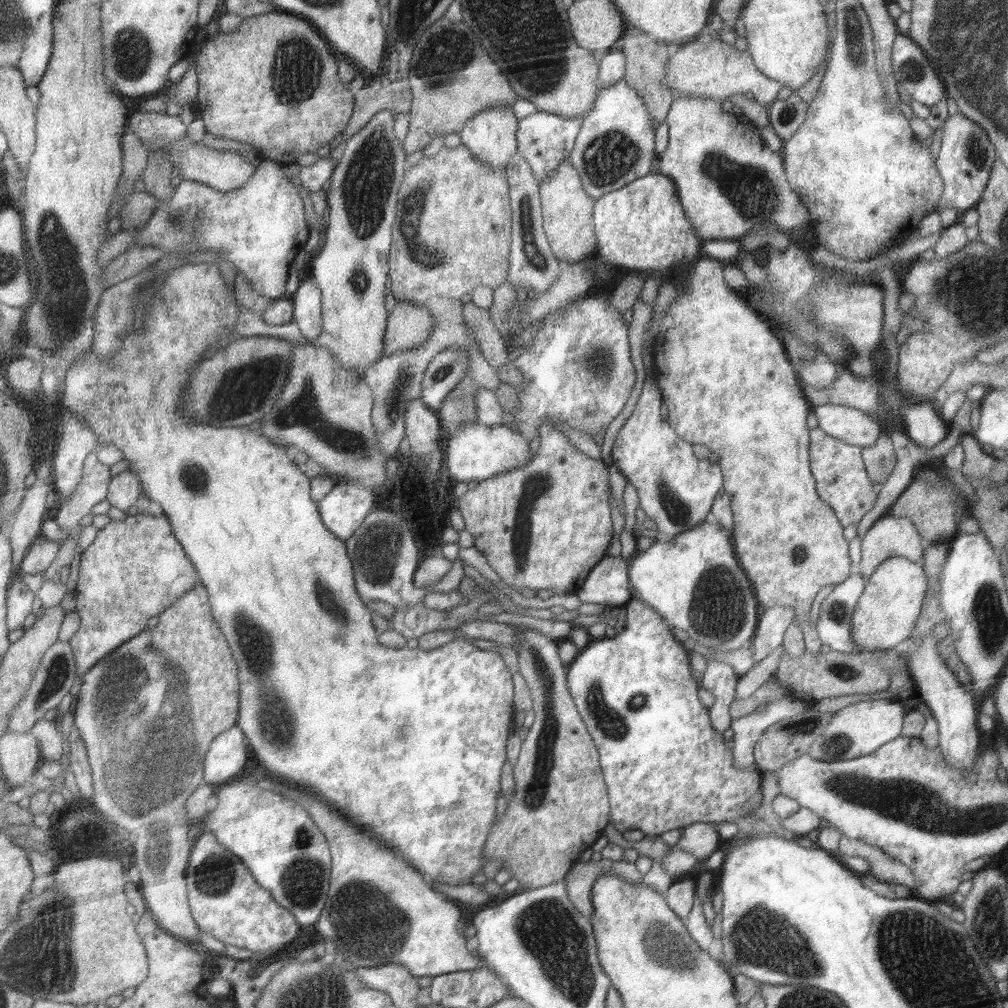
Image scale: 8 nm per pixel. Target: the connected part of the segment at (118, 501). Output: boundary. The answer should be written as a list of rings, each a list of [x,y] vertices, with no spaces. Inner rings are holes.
[[[130,469],[115,476],[109,499],[114,507],[128,511],[132,506],[140,504],[143,494],[144,487],[140,476]]]

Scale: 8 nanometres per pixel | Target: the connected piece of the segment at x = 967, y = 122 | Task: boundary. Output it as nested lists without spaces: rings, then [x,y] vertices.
[[[962,113],[948,117],[940,127],[942,144],[937,156],[937,168],[944,182],[944,191],[938,211],[944,208],[956,208],[962,212],[974,209],[985,192],[997,152],[984,128]]]

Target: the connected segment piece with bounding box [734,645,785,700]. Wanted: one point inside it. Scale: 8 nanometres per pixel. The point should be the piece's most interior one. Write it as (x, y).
(764, 671)

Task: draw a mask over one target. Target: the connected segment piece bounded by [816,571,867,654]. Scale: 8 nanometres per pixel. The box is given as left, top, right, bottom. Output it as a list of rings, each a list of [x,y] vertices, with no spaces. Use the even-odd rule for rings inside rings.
[[[852,571],[820,604],[816,627],[821,642],[831,650],[862,653],[852,640],[851,617],[866,585],[867,579],[859,571]]]

